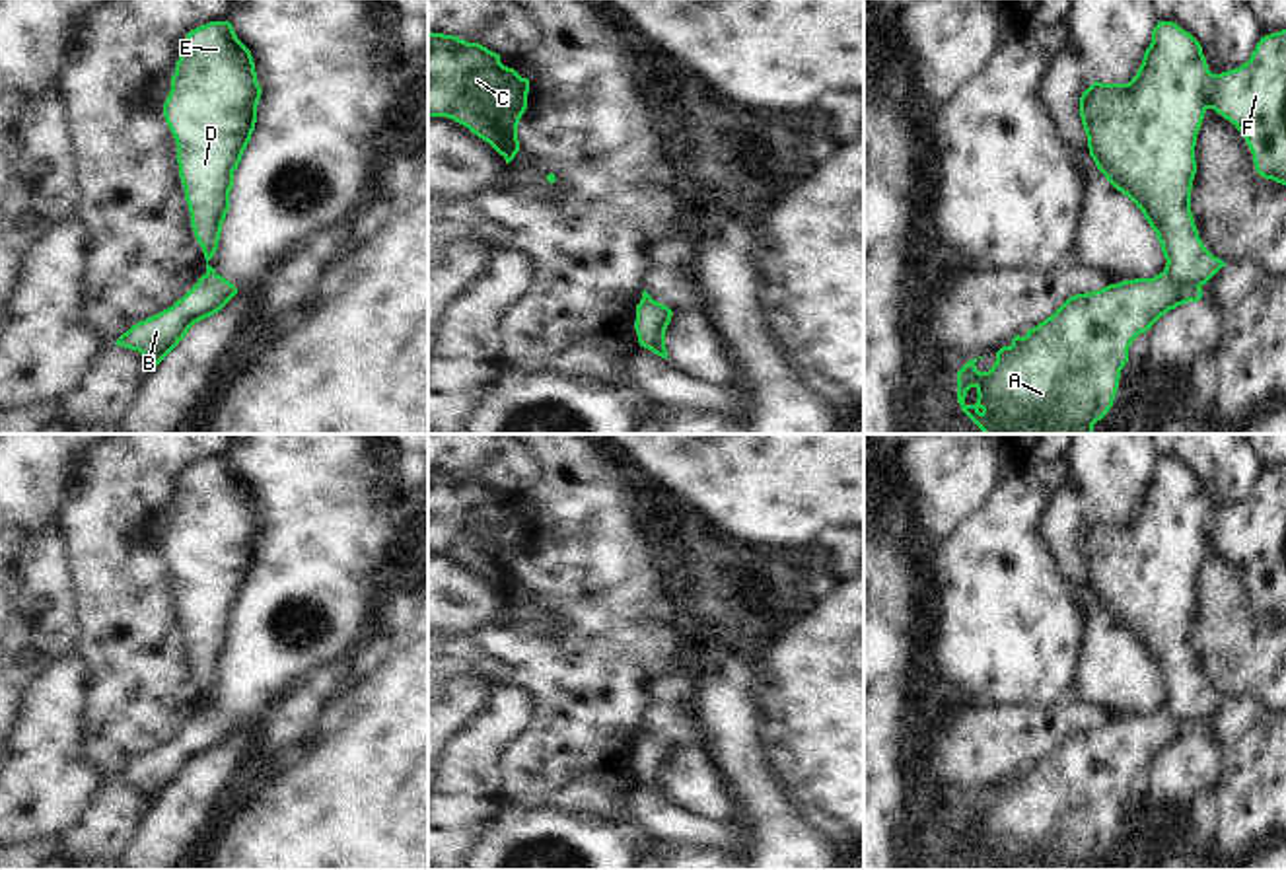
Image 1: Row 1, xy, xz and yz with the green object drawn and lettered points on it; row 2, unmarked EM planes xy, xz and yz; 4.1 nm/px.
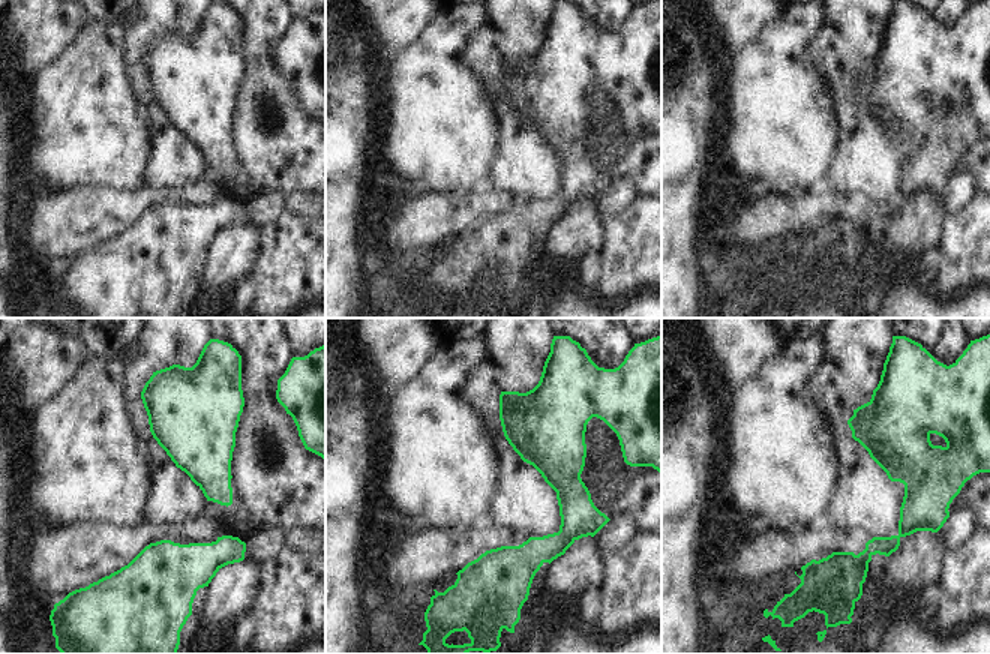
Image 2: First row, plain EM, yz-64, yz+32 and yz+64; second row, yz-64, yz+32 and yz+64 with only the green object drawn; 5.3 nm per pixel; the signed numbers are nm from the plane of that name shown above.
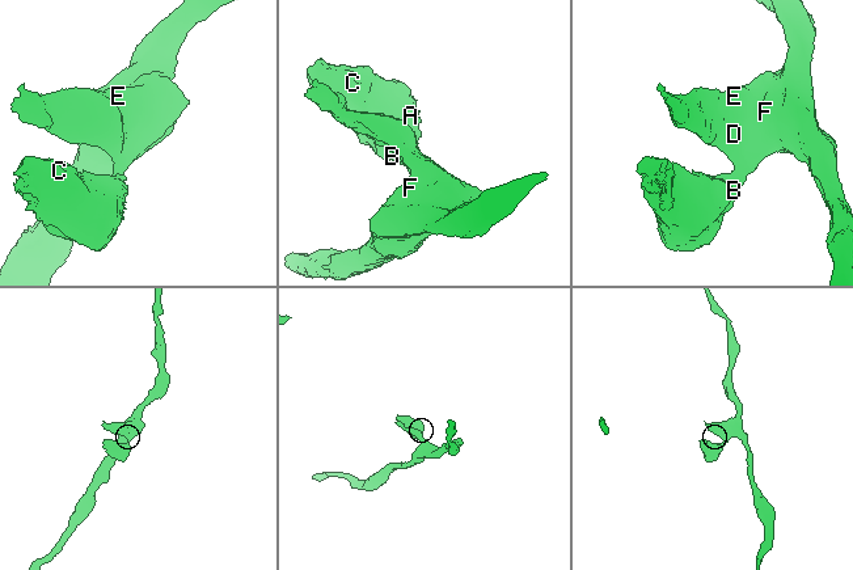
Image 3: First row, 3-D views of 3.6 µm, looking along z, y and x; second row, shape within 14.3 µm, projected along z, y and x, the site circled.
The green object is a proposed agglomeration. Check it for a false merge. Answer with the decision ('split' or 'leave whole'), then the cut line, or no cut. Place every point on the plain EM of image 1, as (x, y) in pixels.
split; cut in yz along (1162, 709), (1174, 717), (1199, 723)

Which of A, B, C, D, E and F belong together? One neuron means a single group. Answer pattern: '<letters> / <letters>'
A B C / D E F

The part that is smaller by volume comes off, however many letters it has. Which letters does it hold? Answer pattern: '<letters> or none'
A, B, C

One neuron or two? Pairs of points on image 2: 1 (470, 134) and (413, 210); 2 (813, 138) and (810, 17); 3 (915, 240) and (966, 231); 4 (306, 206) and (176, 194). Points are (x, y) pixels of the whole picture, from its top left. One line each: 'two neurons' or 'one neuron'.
1: two neurons
2: one neuron
3: two neurons
4: two neurons

